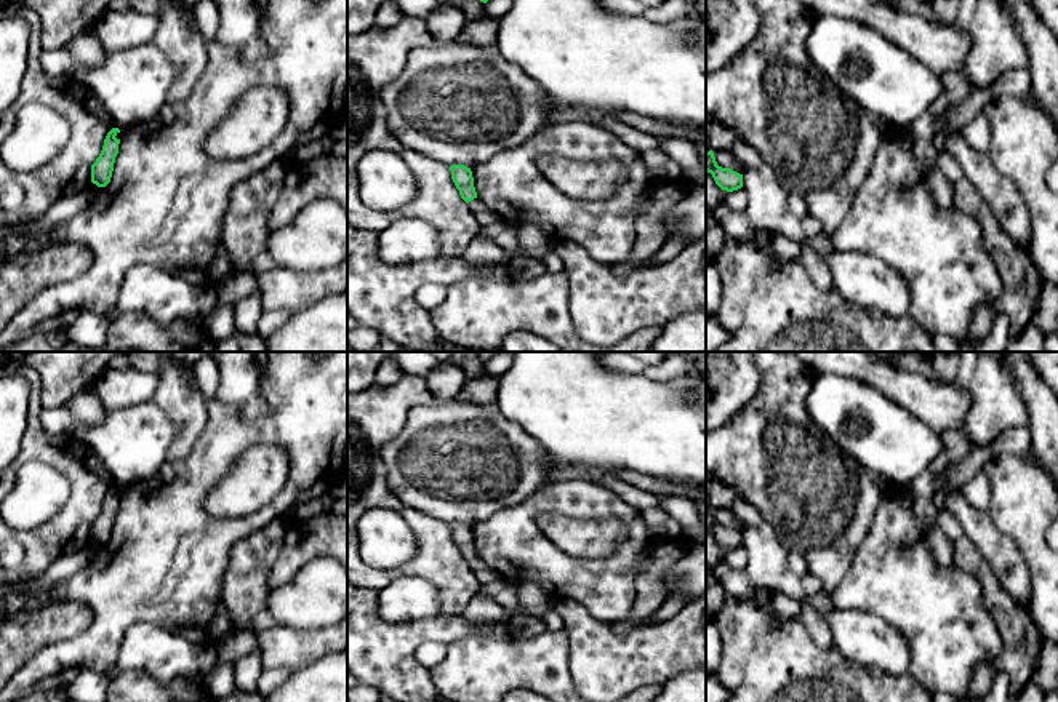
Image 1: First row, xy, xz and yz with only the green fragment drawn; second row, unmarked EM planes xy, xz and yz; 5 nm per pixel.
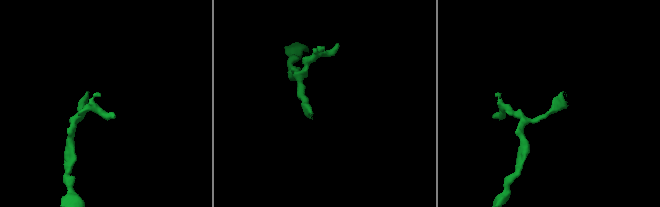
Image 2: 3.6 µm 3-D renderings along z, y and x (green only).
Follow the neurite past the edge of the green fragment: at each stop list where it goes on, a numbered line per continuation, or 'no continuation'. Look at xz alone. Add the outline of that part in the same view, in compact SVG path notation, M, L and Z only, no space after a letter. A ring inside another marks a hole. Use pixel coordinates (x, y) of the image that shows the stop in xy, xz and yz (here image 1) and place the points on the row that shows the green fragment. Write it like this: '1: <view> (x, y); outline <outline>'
1: xz (485, 216); outline M474 198L472 201L466 203L469 206L469 209L474 213L474 216L477 217L477 221L482 225L490 225L495 224L498 221L501 221L499 214L495 213L493 209L490 209L482 200Z

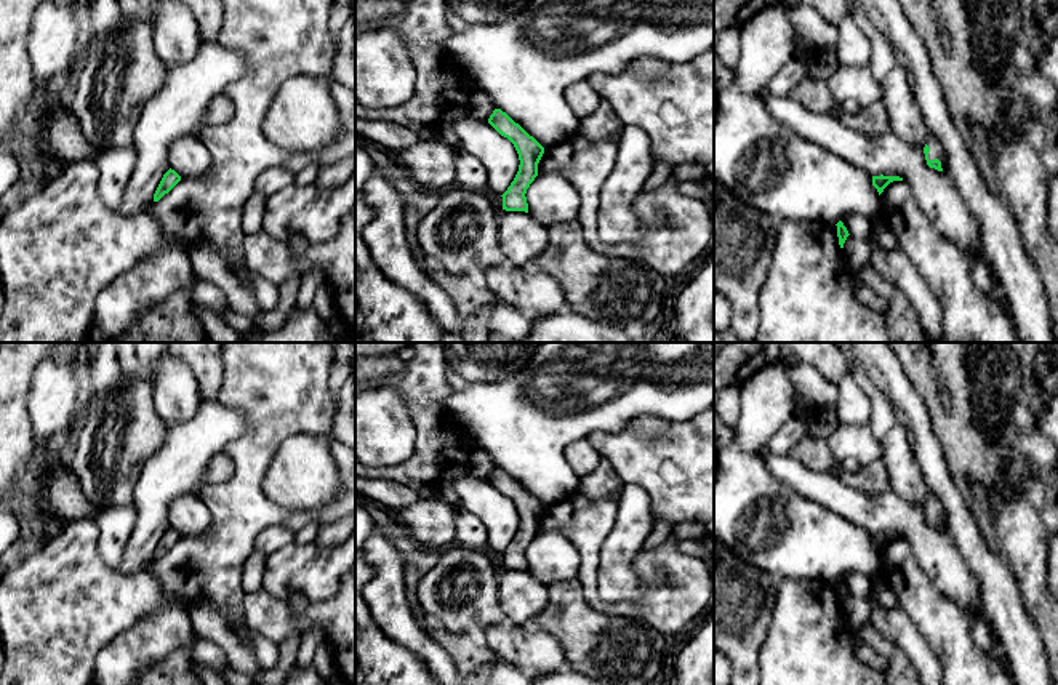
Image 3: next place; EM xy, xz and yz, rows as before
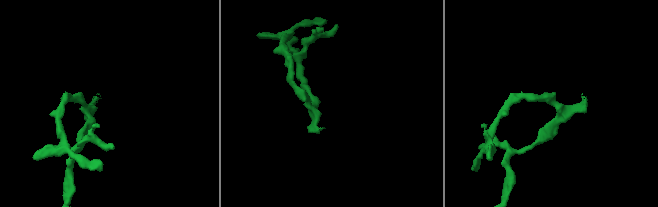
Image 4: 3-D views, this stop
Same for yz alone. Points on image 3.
1: yz (935, 148); outline M933 134L928 136L927 146L930 147L928 160L938 158L941 162L941 168L944 171L944 168L946 168L944 154L943 154L941 144L938 142L938 139Z

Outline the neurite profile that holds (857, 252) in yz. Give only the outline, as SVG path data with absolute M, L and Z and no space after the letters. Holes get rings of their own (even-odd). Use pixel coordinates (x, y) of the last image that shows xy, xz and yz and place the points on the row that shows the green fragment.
M877 222L872 224L871 240L847 237L844 256L852 272L860 272L871 259L872 245L877 243Z

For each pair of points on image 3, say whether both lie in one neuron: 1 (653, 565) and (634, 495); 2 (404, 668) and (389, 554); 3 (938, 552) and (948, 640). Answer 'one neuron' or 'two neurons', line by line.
1: two neurons
2: two neurons
3: two neurons

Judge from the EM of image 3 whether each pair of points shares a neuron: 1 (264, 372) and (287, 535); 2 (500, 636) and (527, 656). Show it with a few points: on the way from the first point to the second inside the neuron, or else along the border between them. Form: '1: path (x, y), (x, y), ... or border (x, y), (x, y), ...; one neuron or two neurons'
1: border (295, 530), (268, 525), (253, 548); two neurons
2: path (506, 640), (520, 650); one neuron

